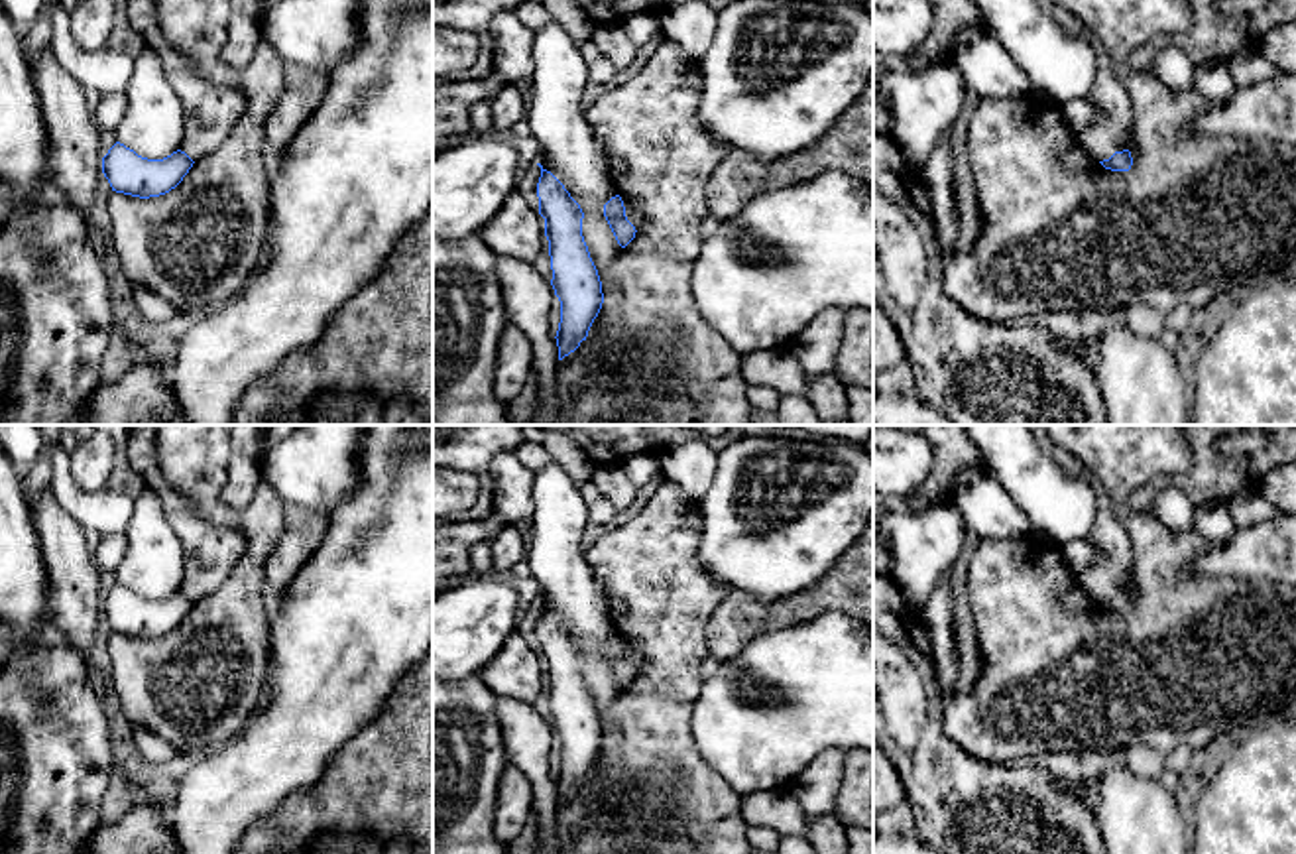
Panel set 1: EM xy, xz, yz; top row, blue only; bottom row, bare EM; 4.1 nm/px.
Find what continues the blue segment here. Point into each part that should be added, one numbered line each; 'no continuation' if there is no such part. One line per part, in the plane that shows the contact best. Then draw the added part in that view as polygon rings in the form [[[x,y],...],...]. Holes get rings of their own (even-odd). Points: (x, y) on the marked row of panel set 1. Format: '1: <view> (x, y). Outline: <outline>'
no continuation

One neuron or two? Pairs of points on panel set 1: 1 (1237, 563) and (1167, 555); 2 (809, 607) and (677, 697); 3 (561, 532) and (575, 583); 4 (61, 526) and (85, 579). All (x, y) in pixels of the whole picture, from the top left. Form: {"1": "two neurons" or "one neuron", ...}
{"1": "two neurons", "2": "two neurons", "3": "one neuron", "4": "one neuron"}

